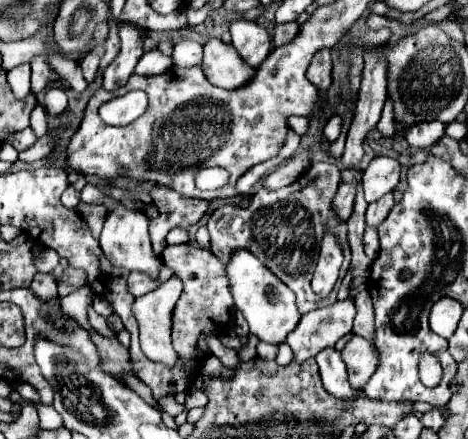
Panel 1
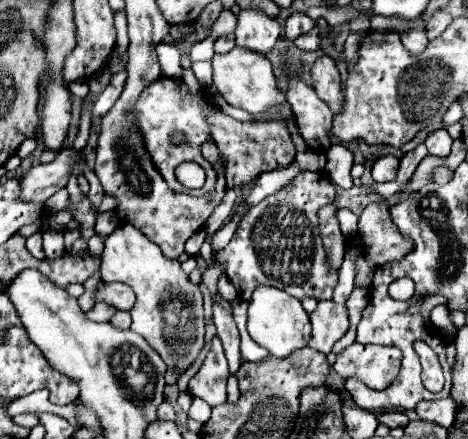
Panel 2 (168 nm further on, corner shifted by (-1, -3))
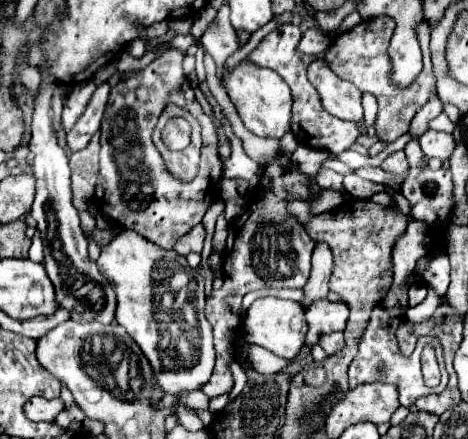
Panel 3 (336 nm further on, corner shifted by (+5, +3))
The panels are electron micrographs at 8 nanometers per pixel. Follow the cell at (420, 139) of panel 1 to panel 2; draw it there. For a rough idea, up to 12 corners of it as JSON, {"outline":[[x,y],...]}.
{"outline":[[446,130],[430,132],[424,144],[432,156],[448,156],[452,138]]}

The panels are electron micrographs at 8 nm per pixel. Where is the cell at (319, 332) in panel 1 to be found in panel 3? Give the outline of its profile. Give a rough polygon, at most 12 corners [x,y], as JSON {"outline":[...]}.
{"outline":[[316,300],[306,308],[306,344],[344,330],[348,306]]}

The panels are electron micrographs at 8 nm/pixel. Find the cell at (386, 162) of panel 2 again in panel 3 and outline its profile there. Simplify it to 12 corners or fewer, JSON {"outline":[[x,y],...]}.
{"outline":[[394,152],[382,162],[382,170],[392,178],[408,172],[406,154]]}

